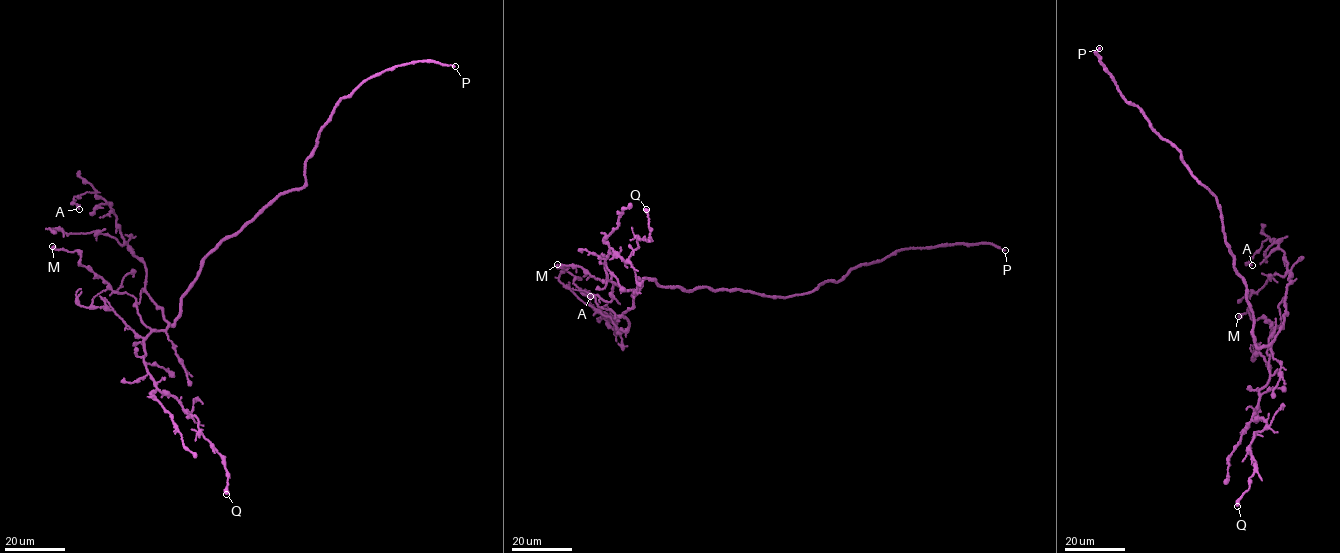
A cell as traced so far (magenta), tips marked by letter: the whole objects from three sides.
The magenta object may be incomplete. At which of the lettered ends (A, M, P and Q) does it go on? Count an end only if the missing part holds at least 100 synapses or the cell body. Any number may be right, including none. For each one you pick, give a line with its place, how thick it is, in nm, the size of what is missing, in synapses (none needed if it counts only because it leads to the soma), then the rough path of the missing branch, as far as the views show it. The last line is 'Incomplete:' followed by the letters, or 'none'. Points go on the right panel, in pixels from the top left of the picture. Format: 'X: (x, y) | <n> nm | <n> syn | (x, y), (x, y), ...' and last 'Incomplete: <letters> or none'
P: (1099, 48) | 240 nm | 180 syn | (1099, 48), (1104, 45), (1108, 66), (1106, 38), (1129, 58), (1125, 48), (1132, 54), (1138, 39), (1148, 61)
Incomplete: P

